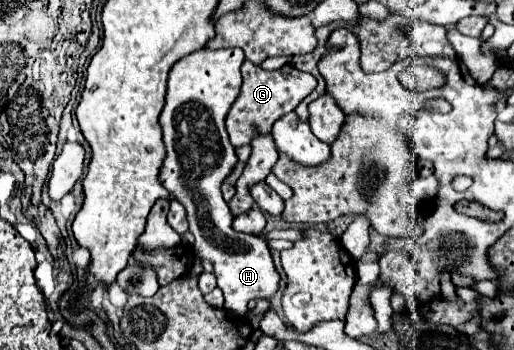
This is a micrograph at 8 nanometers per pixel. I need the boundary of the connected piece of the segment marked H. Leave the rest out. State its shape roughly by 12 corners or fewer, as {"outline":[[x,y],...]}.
{"outline":[[196,50],[168,76],[162,184],[214,262],[224,308],[270,298],[264,238],[232,230],[224,118],[244,54]]}

